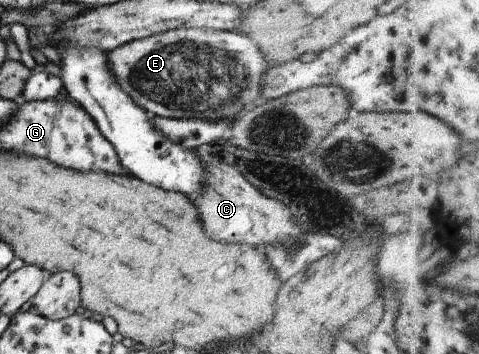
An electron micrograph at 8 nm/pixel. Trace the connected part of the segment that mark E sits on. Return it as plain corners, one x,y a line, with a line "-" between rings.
183,28
122,44
108,52
108,64
120,88
150,116
174,120
235,118
260,97
266,55
250,38
230,31

